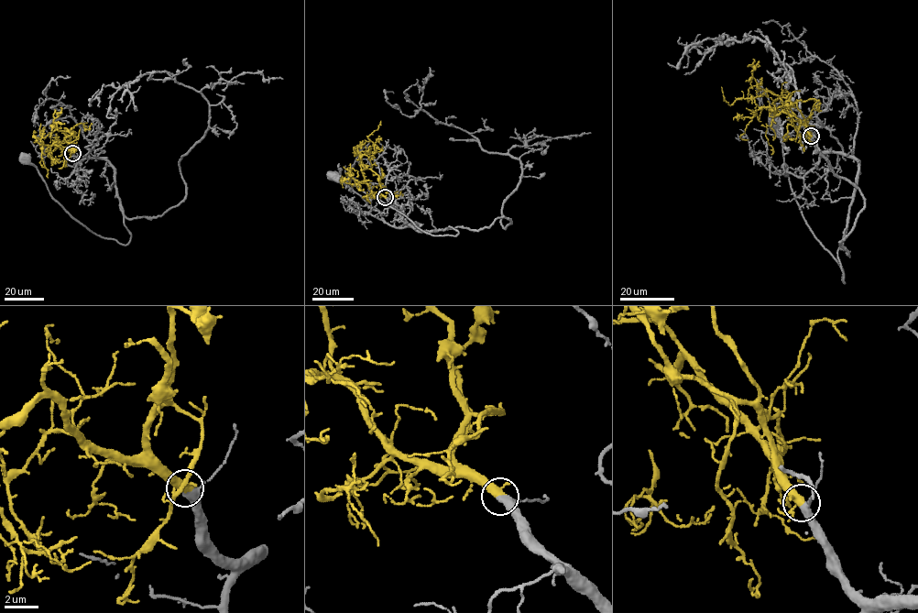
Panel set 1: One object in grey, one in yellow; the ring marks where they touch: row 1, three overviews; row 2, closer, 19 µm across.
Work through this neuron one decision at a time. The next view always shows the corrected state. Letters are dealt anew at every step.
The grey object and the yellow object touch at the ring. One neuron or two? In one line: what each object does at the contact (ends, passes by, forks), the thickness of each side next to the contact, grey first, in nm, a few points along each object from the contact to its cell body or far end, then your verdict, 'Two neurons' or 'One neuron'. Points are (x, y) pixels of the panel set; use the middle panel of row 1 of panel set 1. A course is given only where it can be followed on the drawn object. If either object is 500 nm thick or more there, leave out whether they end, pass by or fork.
Thickness 380 nm (grey) against 550 nm. Course of grey: (385, 197), (419, 230), (443, 231), (449, 226), (458, 234), (426, 233), (390, 206), (332, 175). Course of yellow: (385, 197), (378, 191), (379, 178), (371, 169), (370, 158), (376, 146), (367, 137), (377, 130), (380, 121). One neuron

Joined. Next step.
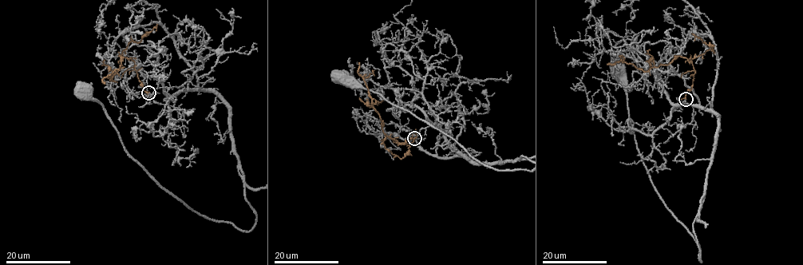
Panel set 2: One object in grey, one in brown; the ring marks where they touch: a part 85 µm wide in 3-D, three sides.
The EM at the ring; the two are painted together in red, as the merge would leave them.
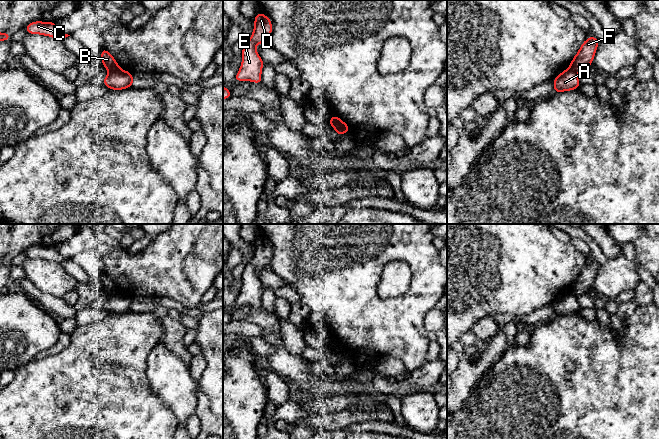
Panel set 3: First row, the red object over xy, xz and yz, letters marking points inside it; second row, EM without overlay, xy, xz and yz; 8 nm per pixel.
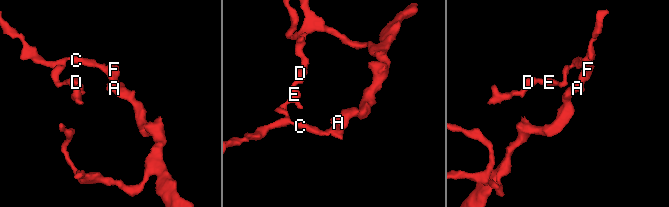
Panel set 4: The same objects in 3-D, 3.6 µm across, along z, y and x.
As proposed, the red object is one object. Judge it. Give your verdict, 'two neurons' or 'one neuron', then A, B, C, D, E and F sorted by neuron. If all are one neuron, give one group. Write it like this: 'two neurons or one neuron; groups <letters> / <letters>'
two neurons; groups A / B C D E F

